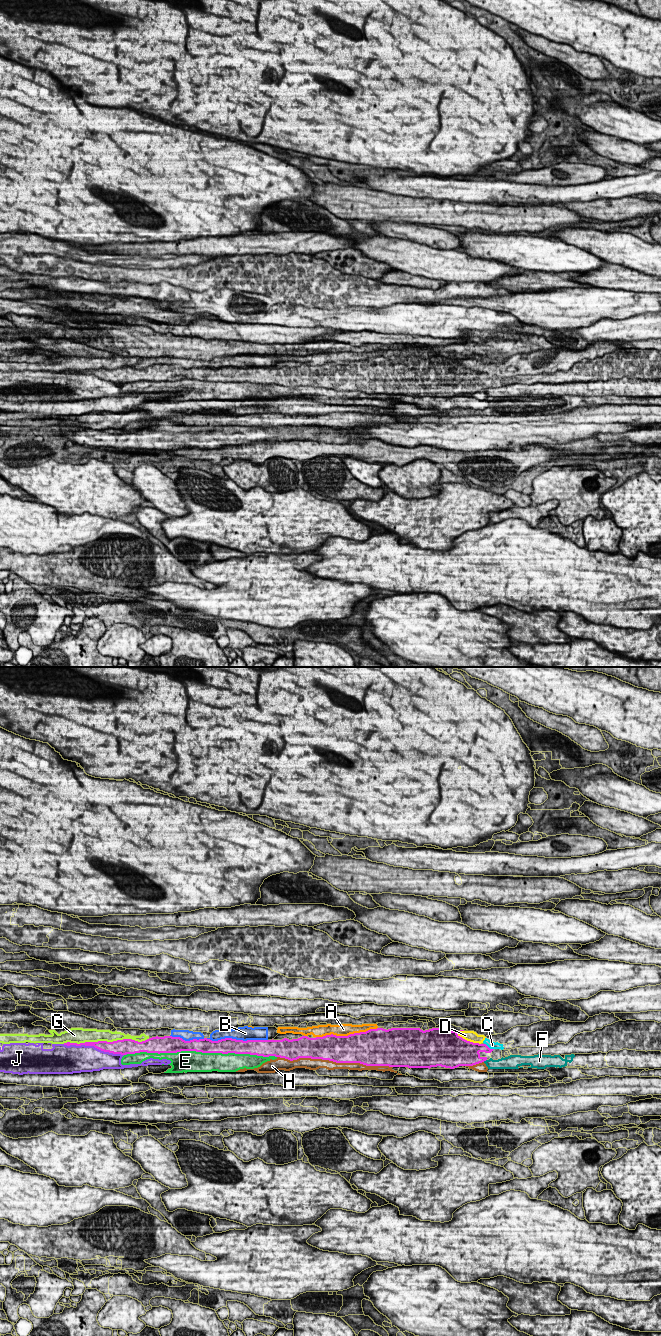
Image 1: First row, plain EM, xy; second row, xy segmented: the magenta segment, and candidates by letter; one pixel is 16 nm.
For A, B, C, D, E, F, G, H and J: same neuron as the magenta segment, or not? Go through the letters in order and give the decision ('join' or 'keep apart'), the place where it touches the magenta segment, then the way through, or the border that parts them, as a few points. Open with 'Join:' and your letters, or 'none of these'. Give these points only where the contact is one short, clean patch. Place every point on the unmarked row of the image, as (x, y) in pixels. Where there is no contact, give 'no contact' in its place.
Join: none of these
A: keep apart | xy (346, 364)
B: keep apart | xy (237, 368)
C: keep apart | xy (488, 375) | along xy (484, 371), (493, 377)
D: keep apart | xy (468, 369)
E: keep apart | xy (202, 380)
F: keep apart | xy (484, 388)
G: keep apart | xy (106, 369)
H: keep apart | xy (335, 389)
J: keep apart | xy (93, 373)

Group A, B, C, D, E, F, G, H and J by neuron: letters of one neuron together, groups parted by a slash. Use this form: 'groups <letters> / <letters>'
groups A / B C D G / E H / F / J

